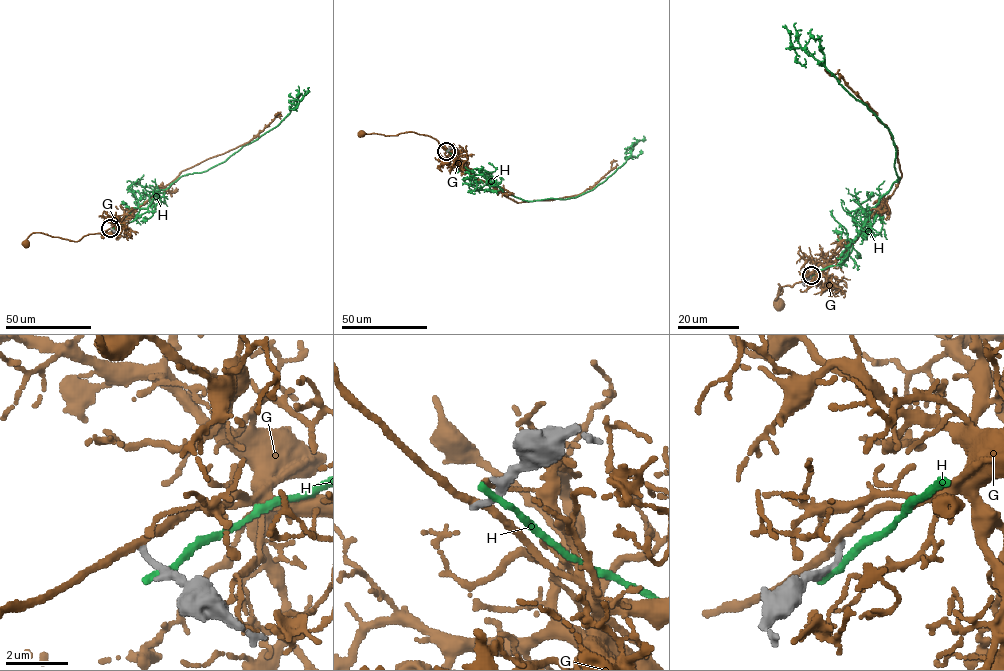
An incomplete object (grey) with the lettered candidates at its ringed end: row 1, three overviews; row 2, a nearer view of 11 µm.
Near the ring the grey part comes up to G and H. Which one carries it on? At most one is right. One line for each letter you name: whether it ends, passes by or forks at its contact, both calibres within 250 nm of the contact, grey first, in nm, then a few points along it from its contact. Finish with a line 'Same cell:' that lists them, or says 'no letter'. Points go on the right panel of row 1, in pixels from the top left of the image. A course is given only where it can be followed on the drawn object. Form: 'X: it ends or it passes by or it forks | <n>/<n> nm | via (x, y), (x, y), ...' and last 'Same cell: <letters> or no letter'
Same cell: no letter

